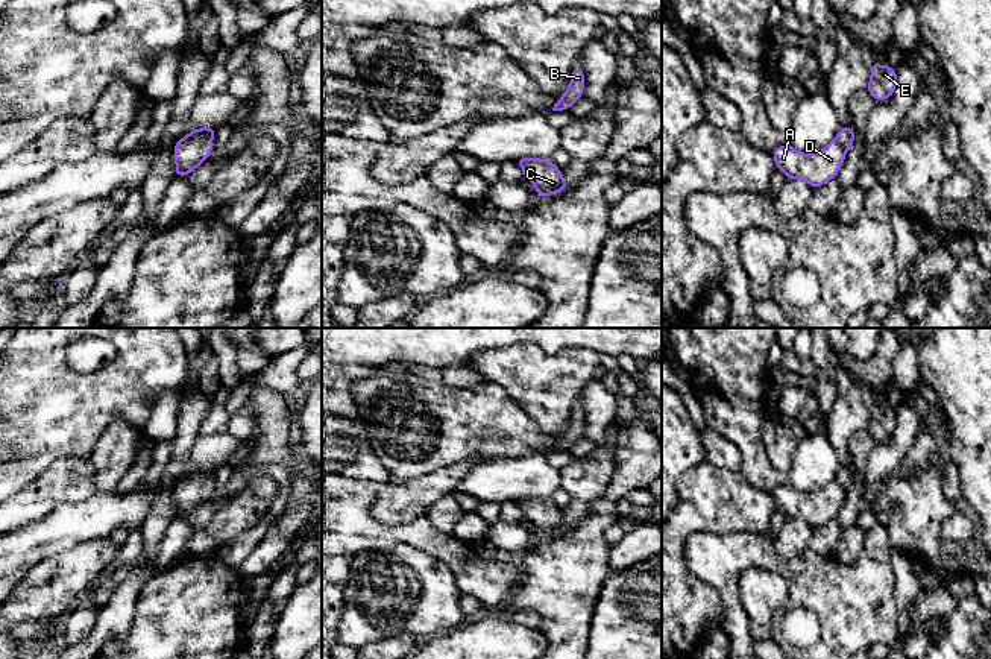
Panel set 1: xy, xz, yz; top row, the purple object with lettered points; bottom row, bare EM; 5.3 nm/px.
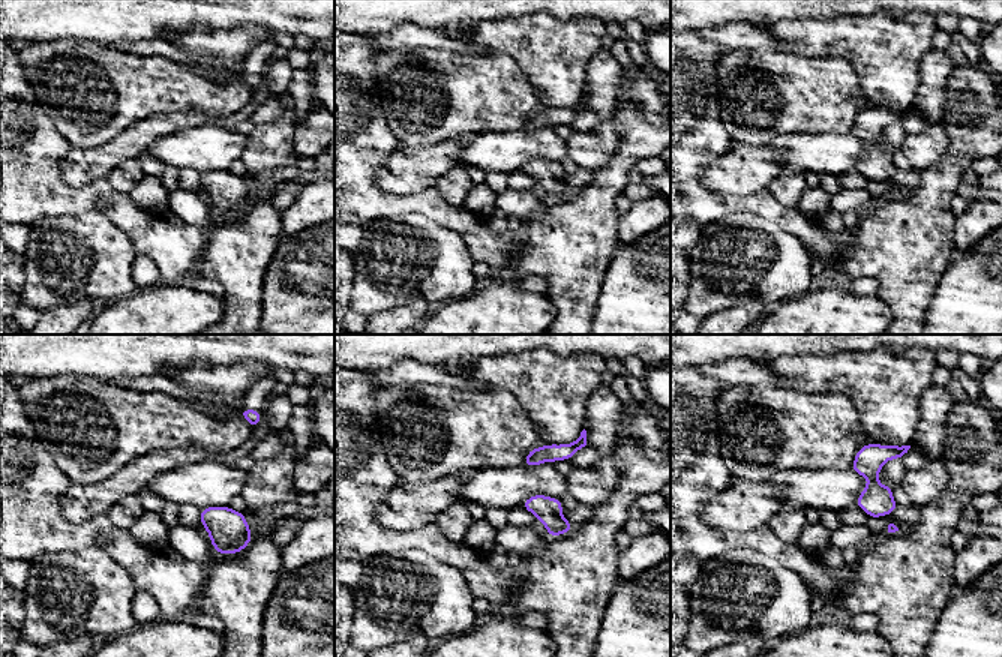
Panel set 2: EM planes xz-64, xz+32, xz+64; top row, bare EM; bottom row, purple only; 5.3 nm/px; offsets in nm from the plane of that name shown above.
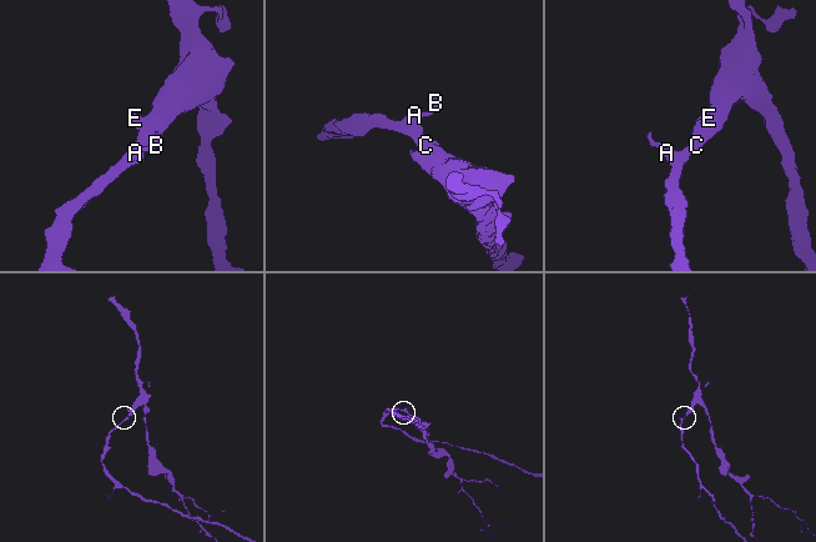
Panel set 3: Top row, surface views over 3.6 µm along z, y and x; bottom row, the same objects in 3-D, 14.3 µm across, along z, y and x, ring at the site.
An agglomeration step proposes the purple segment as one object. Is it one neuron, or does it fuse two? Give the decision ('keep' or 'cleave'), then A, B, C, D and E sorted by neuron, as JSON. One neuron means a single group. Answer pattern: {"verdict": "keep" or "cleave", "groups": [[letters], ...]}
{"verdict": "keep", "groups": [["A", "B", "C", "D", "E"]]}

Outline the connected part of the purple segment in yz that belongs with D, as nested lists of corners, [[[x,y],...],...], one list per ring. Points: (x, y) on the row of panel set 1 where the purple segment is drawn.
[[[839,128],[836,138],[823,150],[804,153],[795,150],[791,144],[779,146],[772,150],[772,158],[788,179],[806,181],[812,188],[818,188],[830,179],[835,179],[847,150],[854,141],[854,128]]]

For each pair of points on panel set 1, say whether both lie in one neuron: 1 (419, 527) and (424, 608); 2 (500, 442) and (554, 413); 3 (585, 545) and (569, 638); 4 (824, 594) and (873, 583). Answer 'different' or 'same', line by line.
1: different
2: different
3: same
4: same

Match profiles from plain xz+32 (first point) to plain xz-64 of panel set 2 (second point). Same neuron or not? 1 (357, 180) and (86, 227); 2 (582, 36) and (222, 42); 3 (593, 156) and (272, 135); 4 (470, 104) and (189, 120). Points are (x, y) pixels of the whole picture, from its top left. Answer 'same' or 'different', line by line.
1: different
2: same
3: same
4: different

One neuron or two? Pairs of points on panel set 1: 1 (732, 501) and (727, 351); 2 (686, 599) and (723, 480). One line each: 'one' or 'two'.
1: two
2: one

